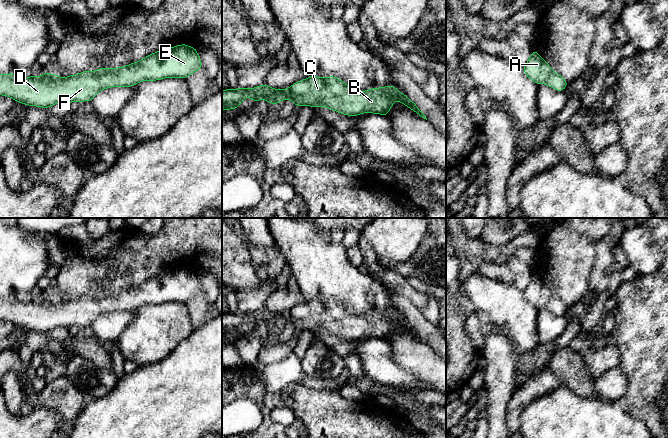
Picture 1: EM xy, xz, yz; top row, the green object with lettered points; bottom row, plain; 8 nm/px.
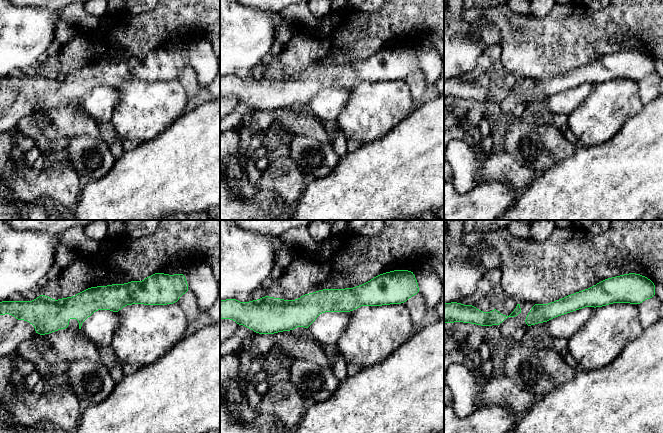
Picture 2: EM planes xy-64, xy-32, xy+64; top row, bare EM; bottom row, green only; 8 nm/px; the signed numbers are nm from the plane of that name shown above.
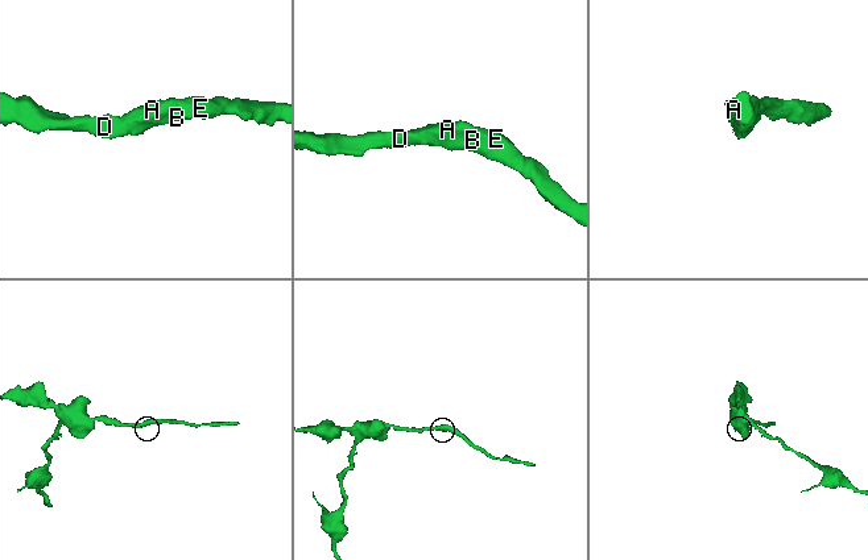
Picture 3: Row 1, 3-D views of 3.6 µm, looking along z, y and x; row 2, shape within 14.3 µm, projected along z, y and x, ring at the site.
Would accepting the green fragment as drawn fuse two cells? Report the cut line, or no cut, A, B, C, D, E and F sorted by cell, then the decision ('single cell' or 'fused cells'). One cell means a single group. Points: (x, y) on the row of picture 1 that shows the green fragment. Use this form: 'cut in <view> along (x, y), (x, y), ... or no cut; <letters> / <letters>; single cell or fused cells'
no cut; A B C D E F; single cell

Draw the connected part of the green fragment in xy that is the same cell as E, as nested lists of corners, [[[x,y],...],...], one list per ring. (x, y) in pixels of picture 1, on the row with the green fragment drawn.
[[[187,44],[162,49],[145,58],[116,68],[101,67],[94,71],[82,71],[76,75],[61,78],[57,74],[43,72],[41,76],[33,74],[20,78],[16,73],[0,74],[0,95],[11,97],[15,102],[27,106],[51,108],[56,103],[91,102],[98,92],[111,87],[132,87],[142,81],[157,81],[165,78],[182,78],[202,69],[202,62],[197,49]]]

